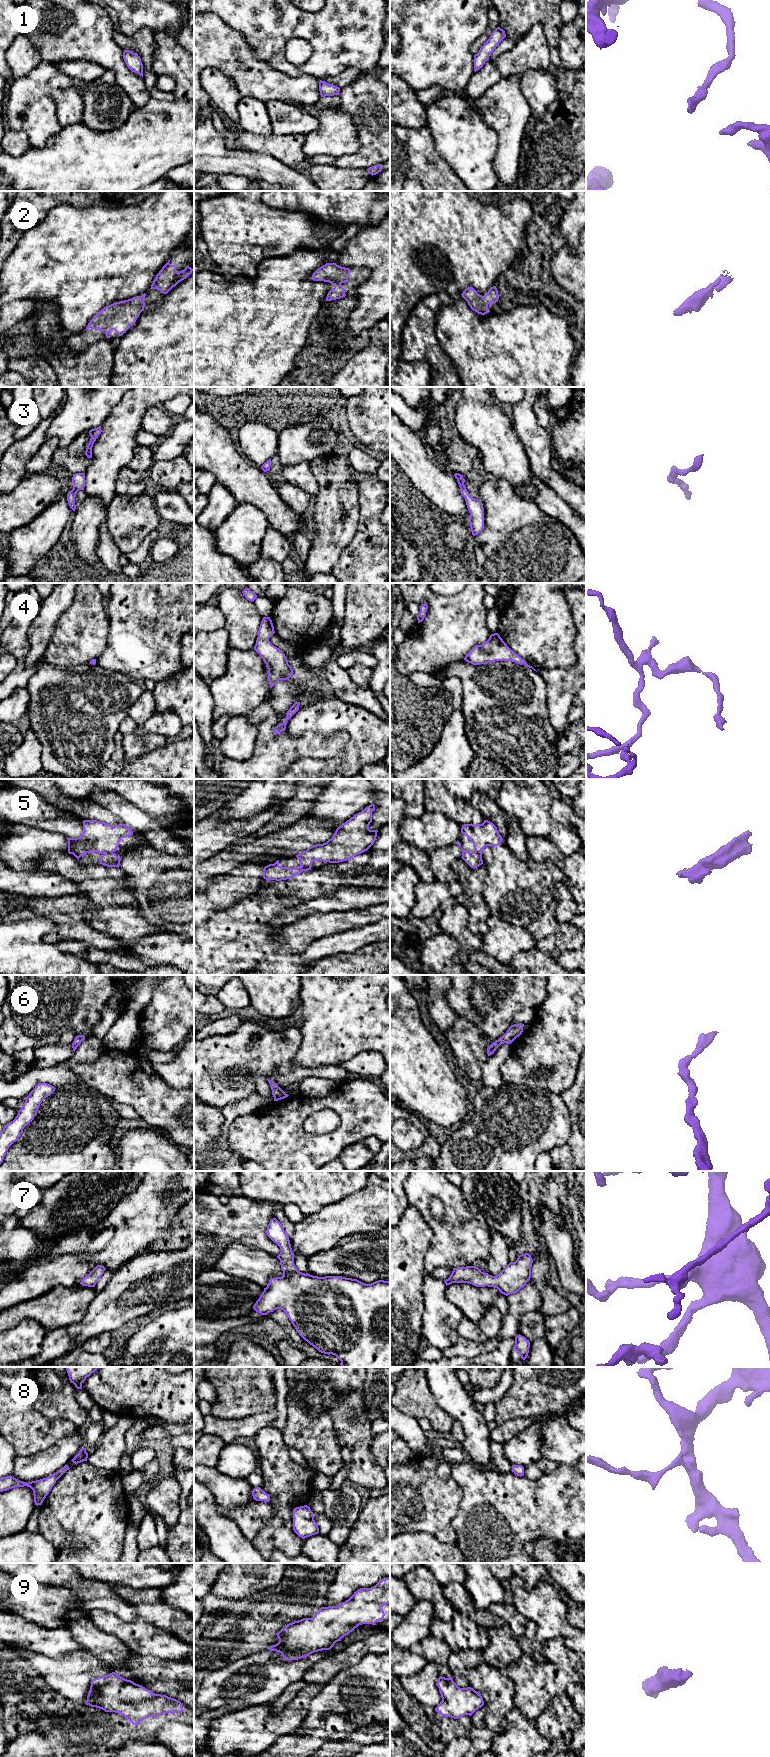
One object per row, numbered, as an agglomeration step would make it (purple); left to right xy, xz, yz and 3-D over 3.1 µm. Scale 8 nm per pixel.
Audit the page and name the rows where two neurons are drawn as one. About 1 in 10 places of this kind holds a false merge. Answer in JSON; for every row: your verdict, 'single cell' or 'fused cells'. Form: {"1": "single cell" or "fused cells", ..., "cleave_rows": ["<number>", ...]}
{"1": "single cell", "2": "single cell", "3": "single cell", "4": "single cell", "5": "single cell", "6": "single cell", "7": "single cell", "8": "single cell", "9": "single cell", "cleave_rows": []}

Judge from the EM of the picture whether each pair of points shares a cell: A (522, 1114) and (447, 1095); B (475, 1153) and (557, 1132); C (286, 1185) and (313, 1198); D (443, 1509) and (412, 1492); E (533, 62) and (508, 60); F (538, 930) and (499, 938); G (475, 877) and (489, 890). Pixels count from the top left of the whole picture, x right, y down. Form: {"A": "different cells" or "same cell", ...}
{"A": "different cells", "B": "same cell", "C": "same cell", "D": "same cell", "E": "same cell", "F": "different cells", "G": "different cells"}

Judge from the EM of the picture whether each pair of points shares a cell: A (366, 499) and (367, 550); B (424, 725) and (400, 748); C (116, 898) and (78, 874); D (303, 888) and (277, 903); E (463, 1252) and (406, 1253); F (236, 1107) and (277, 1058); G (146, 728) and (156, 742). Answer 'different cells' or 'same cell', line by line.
A: same cell
B: same cell
C: same cell
D: same cell
E: different cells
F: different cells
G: different cells

